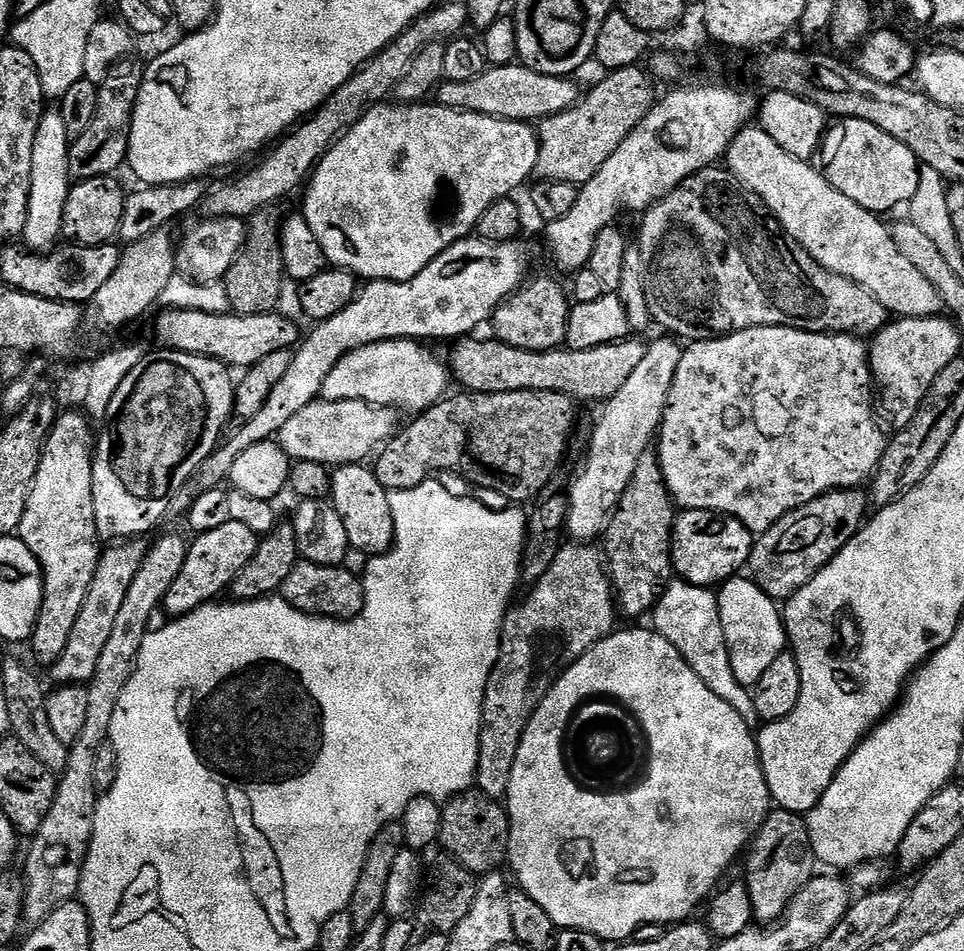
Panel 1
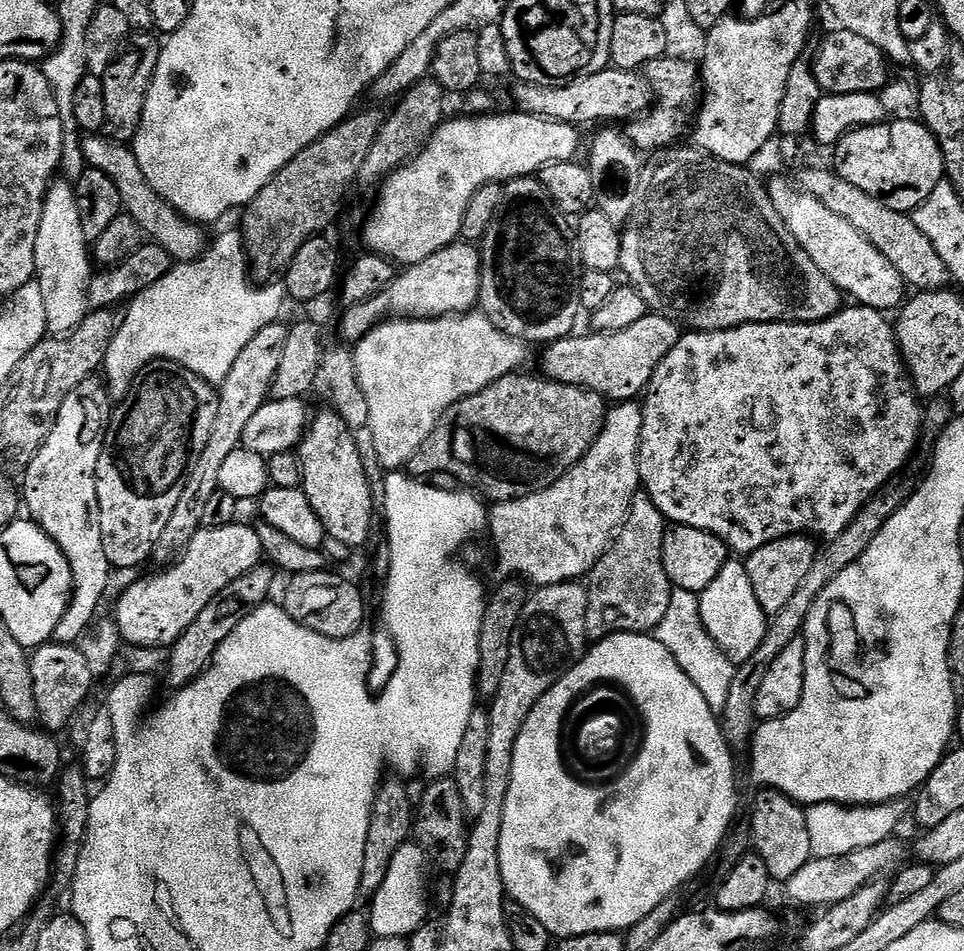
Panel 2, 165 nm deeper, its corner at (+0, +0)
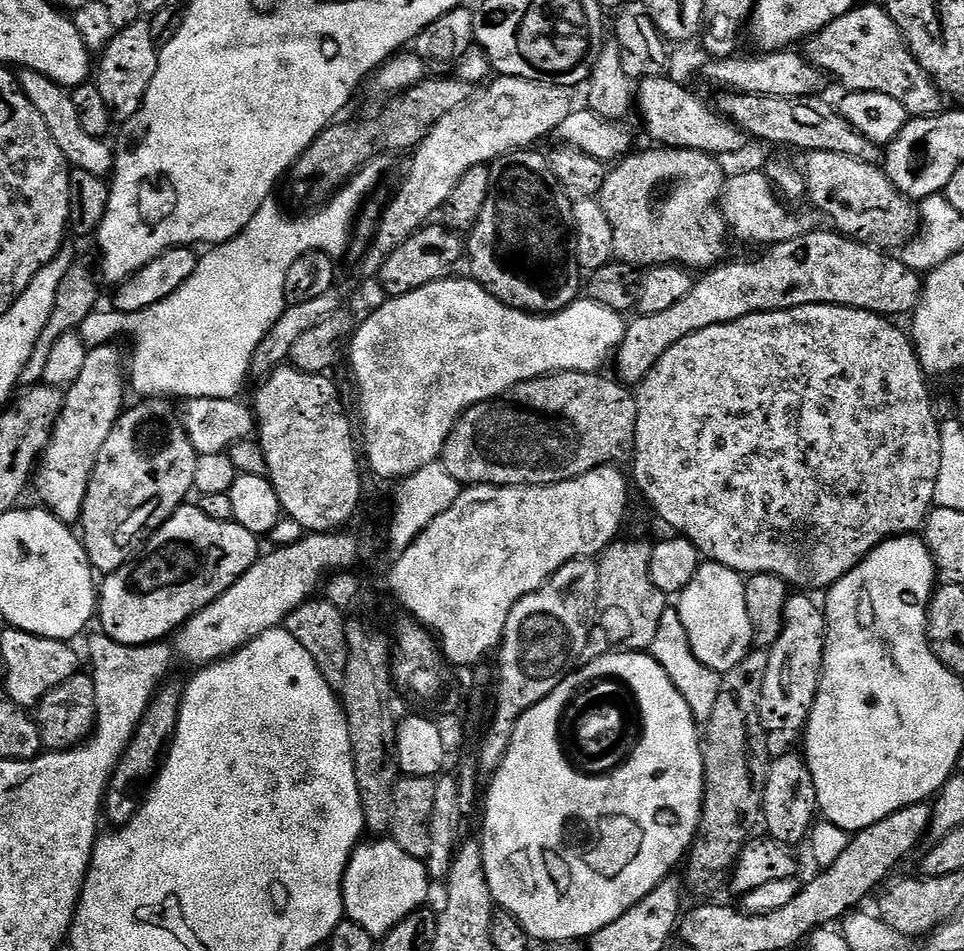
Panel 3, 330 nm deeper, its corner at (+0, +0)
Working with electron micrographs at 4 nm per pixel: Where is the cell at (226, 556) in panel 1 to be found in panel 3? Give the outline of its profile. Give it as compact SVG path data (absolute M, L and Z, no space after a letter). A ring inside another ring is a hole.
M185 502L181 504L180 509L148 539L147 544L144 545L139 556L135 557L126 566L119 568L117 572L107 573L107 575L103 577L102 583L98 588L99 631L103 633L103 635L109 636L114 642L125 644L126 646L142 646L143 644L167 641L173 633L184 627L184 623L190 619L191 616L197 616L206 606L210 606L226 590L230 590L230 586L234 586L234 582L238 582L238 578L242 578L242 574L246 574L246 570L250 570L250 566L255 564L258 557L261 555L262 549L260 549L260 544L261 541L253 532L246 530L242 526L238 526L235 522L231 520L227 520L226 522L214 522L214 518L206 518L206 514L202 514L202 510L195 503Z

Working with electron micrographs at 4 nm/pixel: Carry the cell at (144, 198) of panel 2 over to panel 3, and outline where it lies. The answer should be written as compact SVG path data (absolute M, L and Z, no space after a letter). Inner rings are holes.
M29 68L23 69L18 76L22 90L30 102L34 102L38 114L46 118L46 126L50 126L50 134L54 134L54 142L66 154L69 165L75 170L86 170L86 174L95 176L111 177L112 170L116 166L116 153L107 139L86 134L82 121L78 118L78 110L74 110L74 102L69 89L64 88L58 82L46 78L46 74L38 74Z

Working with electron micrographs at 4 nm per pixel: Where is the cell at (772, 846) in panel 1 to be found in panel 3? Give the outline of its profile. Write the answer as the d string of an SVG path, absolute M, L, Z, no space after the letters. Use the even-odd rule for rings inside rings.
M799 751L784 752L768 765L762 824L773 840L789 846L797 846L809 839L813 824L818 820L818 805L814 778L808 769L808 761Z

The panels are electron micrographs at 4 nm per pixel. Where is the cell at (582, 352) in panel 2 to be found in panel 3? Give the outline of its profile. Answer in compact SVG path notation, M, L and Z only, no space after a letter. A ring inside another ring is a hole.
M817 230L807 232L793 240L771 245L761 260L736 260L733 264L722 262L707 274L693 283L690 294L682 298L682 302L662 310L662 314L637 315L636 321L629 323L624 329L624 340L616 349L614 365L615 375L625 385L639 386L654 370L658 358L670 350L682 338L694 334L698 330L706 330L710 326L729 324L738 318L746 318L759 312L781 312L798 306L811 304L833 304L843 308L864 308L867 312L877 312L889 318L907 317L916 311L920 304L920 296L924 293L924 282L921 273L908 269L900 258L887 251L873 248L871 244L862 244L855 238L840 235L835 230Z

